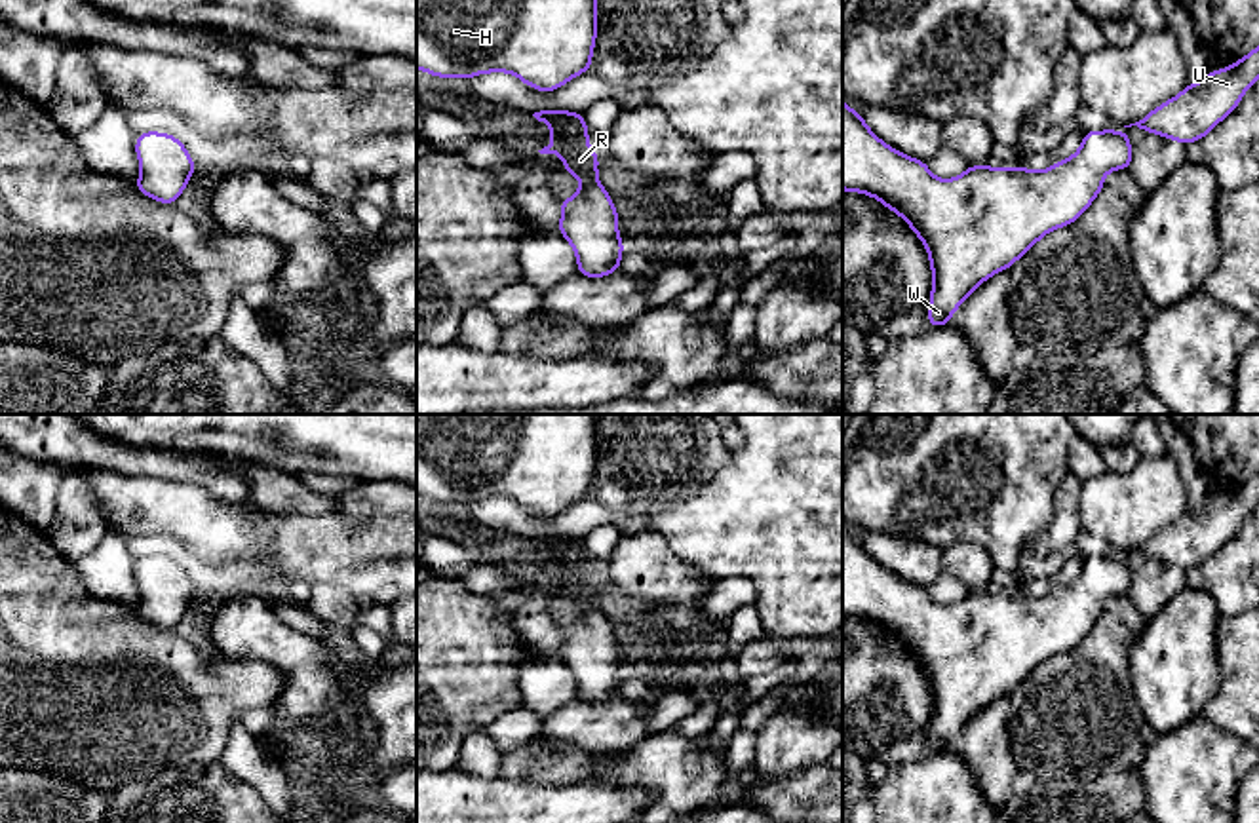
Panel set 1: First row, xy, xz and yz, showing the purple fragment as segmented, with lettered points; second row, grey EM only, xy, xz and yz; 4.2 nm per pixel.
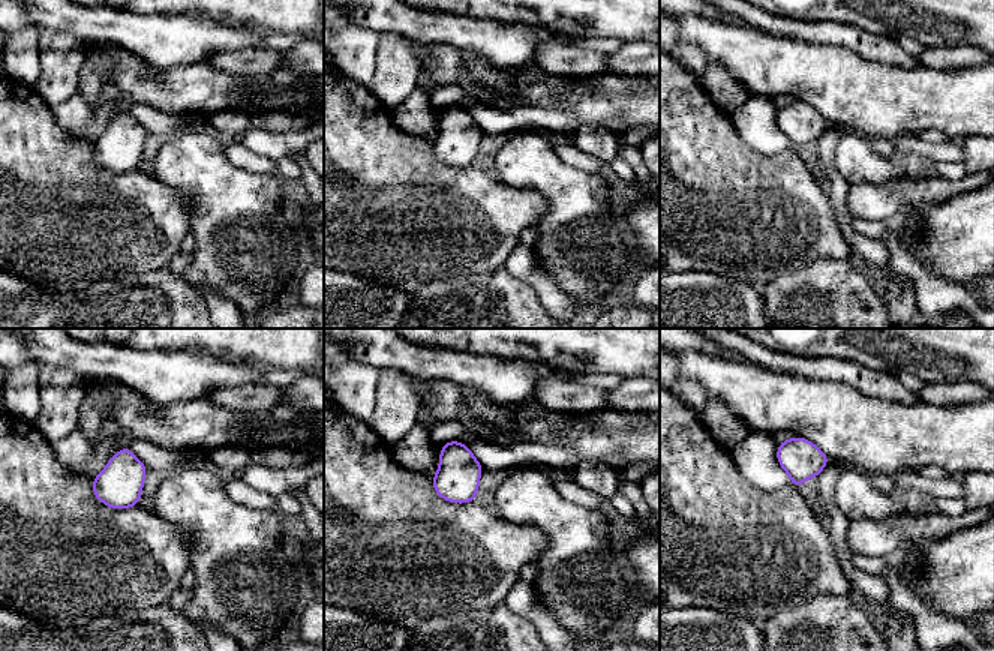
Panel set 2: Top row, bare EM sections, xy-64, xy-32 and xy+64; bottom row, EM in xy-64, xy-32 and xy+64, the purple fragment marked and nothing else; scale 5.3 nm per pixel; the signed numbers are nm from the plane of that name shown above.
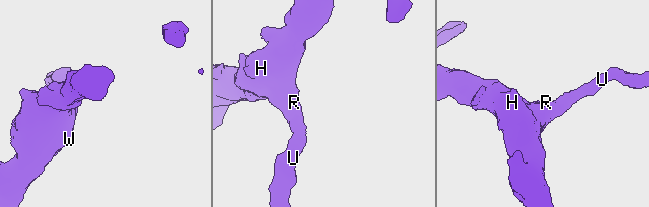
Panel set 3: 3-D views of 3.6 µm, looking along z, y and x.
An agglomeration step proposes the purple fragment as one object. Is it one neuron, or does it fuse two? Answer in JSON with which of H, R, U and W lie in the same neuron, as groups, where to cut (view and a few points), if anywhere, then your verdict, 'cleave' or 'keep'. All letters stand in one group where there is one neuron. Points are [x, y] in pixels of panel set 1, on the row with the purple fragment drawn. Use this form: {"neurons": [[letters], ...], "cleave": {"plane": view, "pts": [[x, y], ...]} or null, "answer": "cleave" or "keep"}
{"neurons": [["H", "R", "U", "W"]], "cleave": null, "answer": "keep"}

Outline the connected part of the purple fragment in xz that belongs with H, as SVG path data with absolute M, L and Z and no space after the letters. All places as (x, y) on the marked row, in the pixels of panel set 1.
M416 0L416 68L439 78L512 72L553 91L591 68L597 0Z

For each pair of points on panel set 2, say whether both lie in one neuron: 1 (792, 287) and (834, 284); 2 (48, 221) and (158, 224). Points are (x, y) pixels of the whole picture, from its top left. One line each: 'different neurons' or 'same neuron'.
1: same neuron
2: same neuron

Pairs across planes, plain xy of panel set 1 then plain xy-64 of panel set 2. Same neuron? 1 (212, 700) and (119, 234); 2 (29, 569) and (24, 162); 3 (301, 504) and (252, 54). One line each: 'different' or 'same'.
1: same
2: same
3: same

